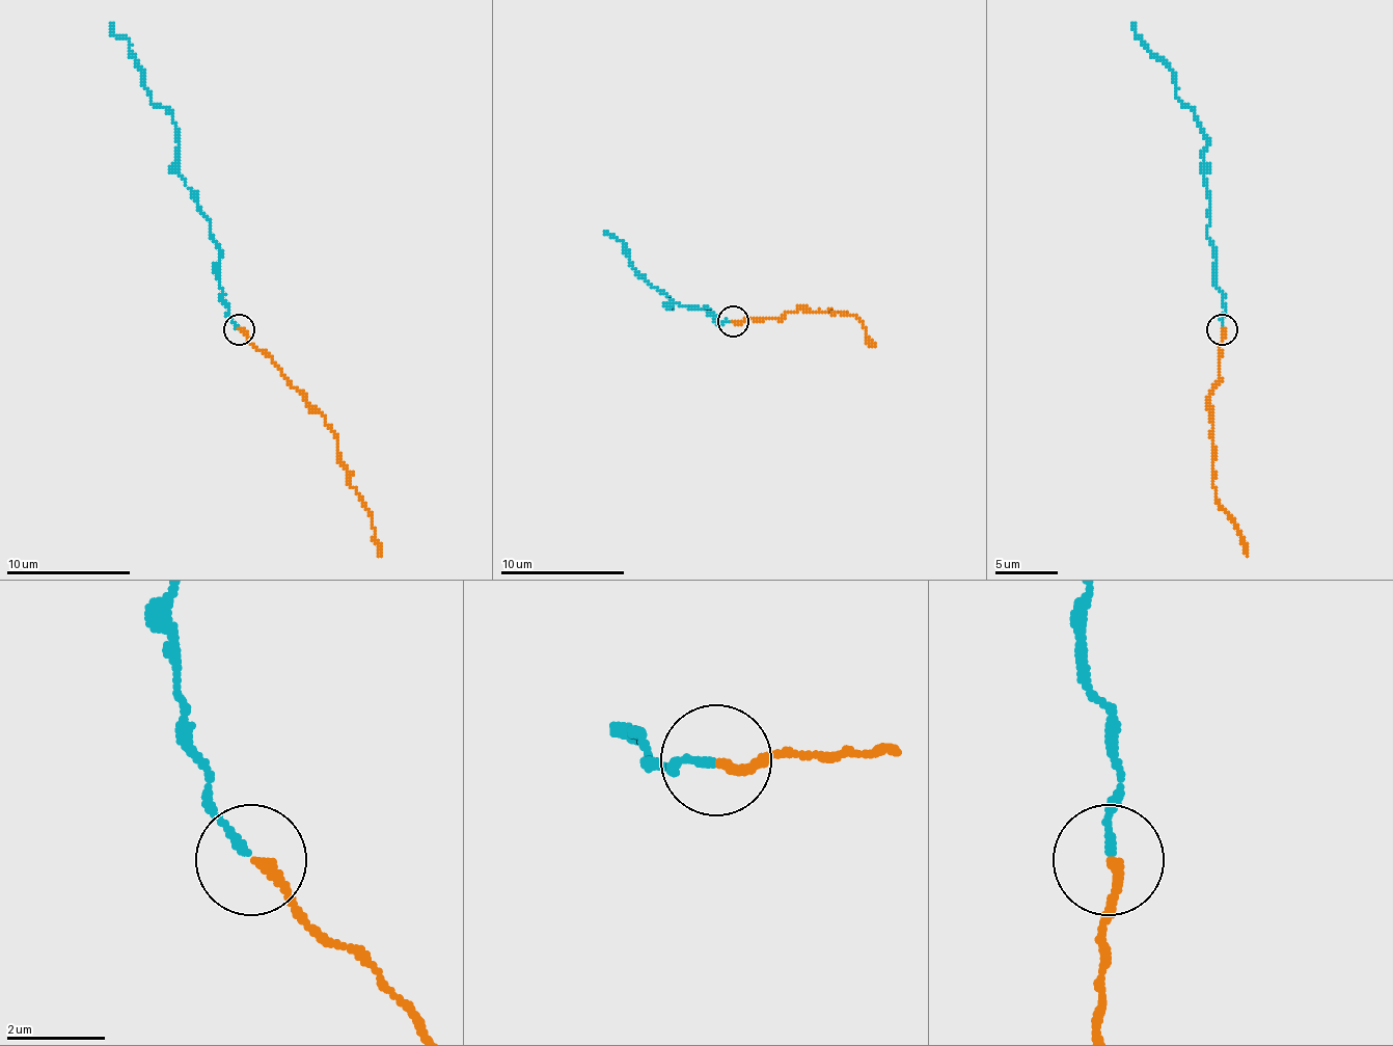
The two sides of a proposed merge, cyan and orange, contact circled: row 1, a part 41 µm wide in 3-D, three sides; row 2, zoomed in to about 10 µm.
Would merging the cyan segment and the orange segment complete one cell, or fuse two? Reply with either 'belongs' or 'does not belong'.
belongs

